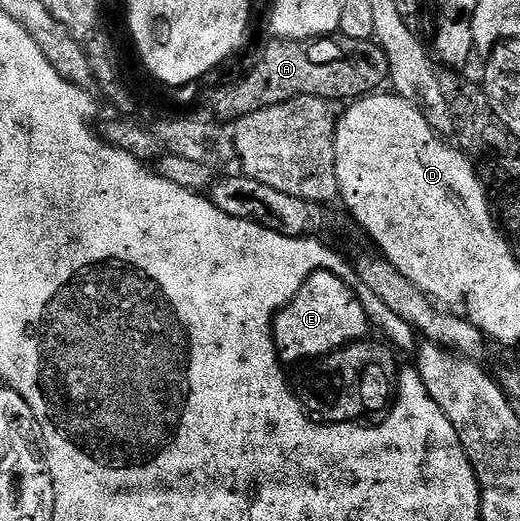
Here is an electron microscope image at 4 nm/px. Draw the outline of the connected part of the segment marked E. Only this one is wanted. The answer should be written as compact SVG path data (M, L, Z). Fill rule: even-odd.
M316 271L274 318L273 339L277 342L277 355L285 365L330 355L332 351L368 336L365 334L369 331L369 315L350 284L326 271Z

